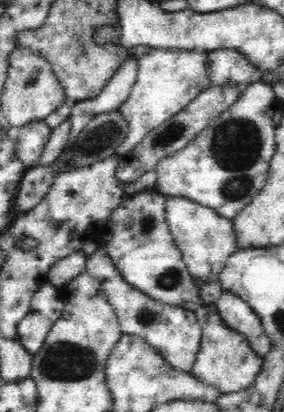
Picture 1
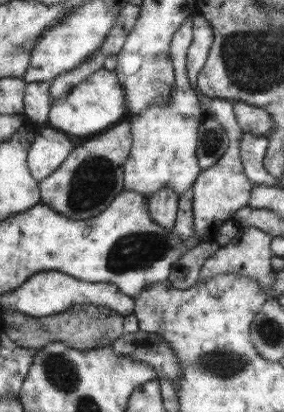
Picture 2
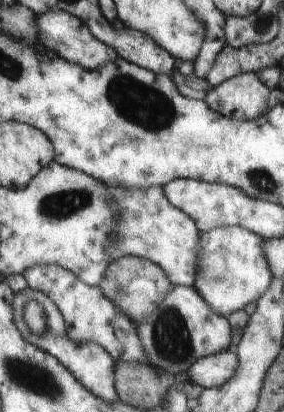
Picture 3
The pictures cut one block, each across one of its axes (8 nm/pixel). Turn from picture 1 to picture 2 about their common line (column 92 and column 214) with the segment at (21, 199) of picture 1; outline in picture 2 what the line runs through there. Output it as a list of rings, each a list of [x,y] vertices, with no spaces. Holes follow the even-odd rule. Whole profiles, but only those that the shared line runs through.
[[[205,118],[199,126],[199,142],[197,142],[197,158],[201,168],[211,168],[225,154],[231,144],[227,130],[215,118]]]

